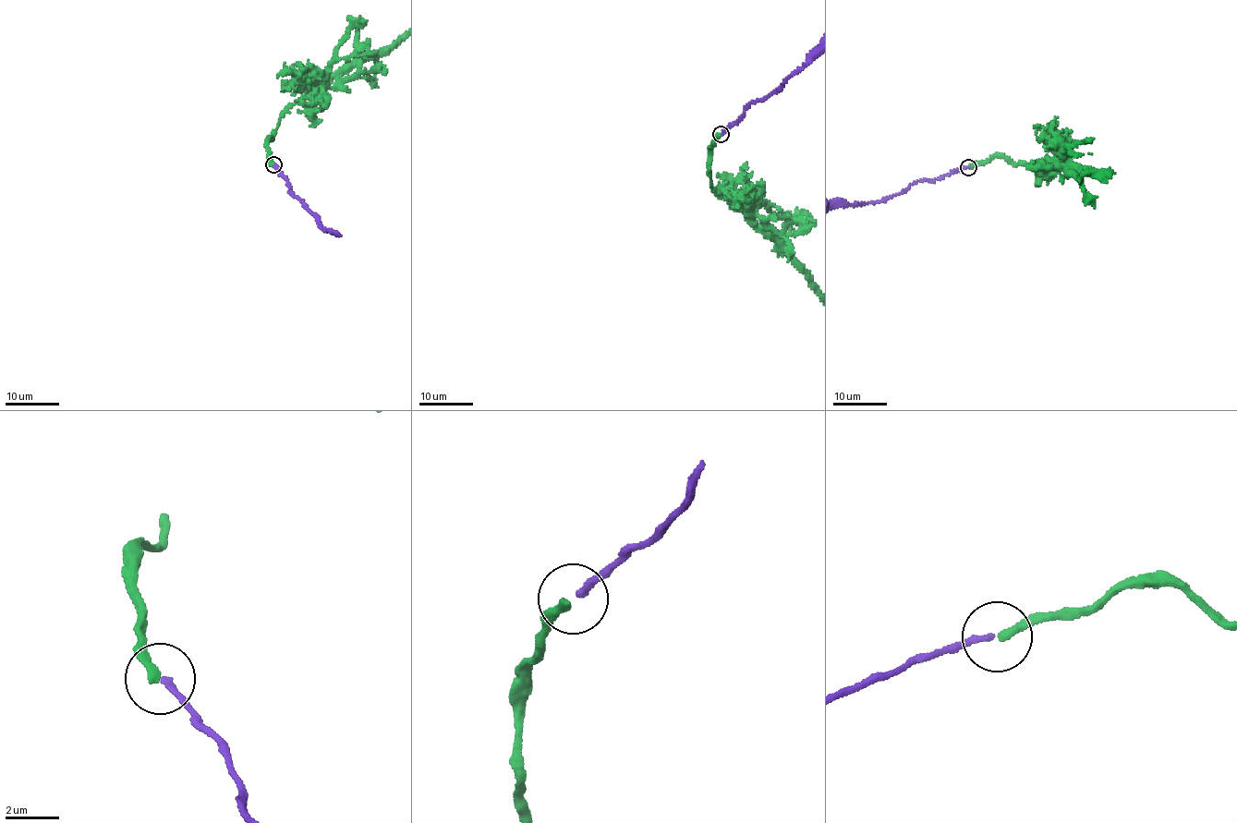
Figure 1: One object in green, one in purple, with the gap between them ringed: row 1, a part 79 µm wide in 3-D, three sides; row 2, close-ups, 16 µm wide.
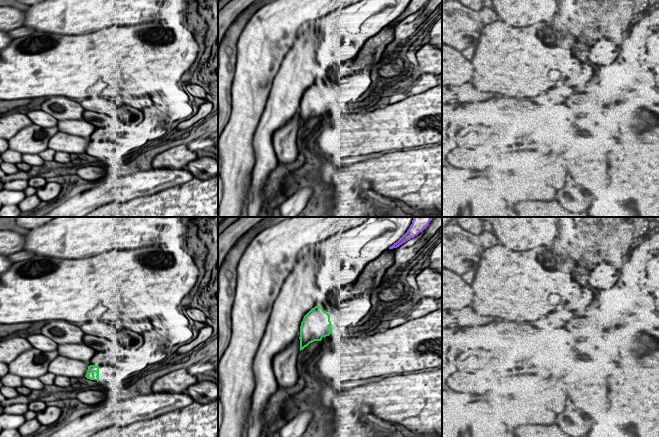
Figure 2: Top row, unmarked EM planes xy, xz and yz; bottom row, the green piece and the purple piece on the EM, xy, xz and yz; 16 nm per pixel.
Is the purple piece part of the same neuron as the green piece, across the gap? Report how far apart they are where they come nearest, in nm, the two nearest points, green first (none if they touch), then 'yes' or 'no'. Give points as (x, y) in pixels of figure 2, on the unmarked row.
1450 nm | xz (322, 83), (389, 24) | no

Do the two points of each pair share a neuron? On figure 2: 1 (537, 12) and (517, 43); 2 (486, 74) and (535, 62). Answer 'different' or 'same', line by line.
1: different
2: same

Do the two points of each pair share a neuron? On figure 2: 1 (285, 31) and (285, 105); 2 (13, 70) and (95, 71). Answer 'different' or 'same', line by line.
1: different
2: same

